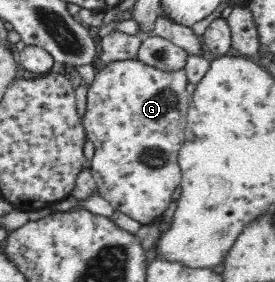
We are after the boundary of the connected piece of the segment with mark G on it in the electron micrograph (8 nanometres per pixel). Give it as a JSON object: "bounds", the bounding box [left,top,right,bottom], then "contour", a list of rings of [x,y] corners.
{"bounds":[82,58,191,224],"contour":[[[139,58],[113,61],[106,64],[103,70],[96,72],[87,92],[87,113],[82,119],[83,126],[87,132],[86,138],[93,142],[95,153],[89,162],[90,172],[96,182],[96,192],[105,200],[108,200],[115,211],[125,213],[127,216],[137,220],[141,224],[151,224],[156,219],[163,216],[163,212],[171,206],[173,202],[173,192],[181,184],[182,174],[179,166],[179,151],[185,142],[185,126],[187,126],[187,113],[190,106],[191,95],[185,88],[190,80],[187,78],[185,69],[159,69],[149,63],[139,60]]]}

